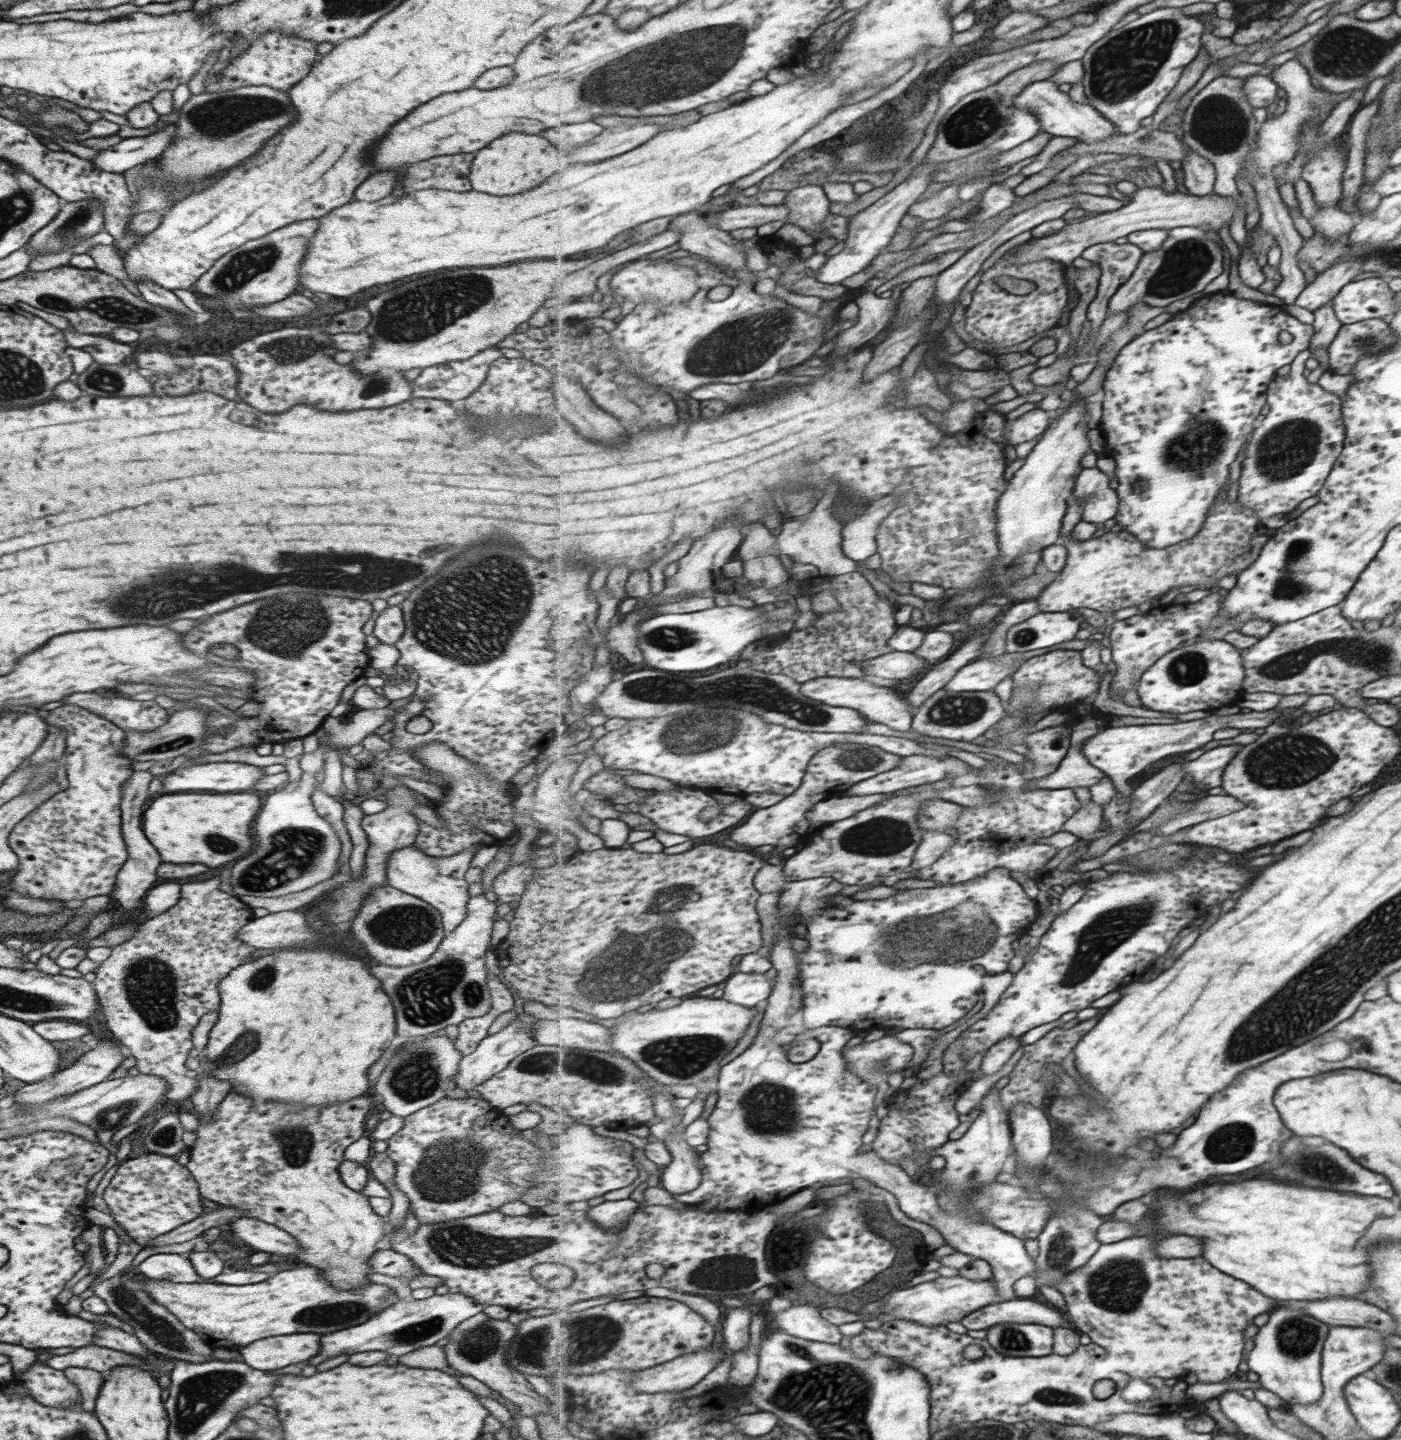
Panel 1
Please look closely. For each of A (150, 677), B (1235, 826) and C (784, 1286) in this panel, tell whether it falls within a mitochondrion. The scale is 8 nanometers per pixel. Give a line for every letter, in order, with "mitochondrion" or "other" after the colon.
A: mitochondrion
B: other
C: other

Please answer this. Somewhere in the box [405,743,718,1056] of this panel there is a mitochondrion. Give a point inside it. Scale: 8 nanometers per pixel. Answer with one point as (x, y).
(629, 966)

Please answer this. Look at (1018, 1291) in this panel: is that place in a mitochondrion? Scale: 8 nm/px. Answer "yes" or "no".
no

